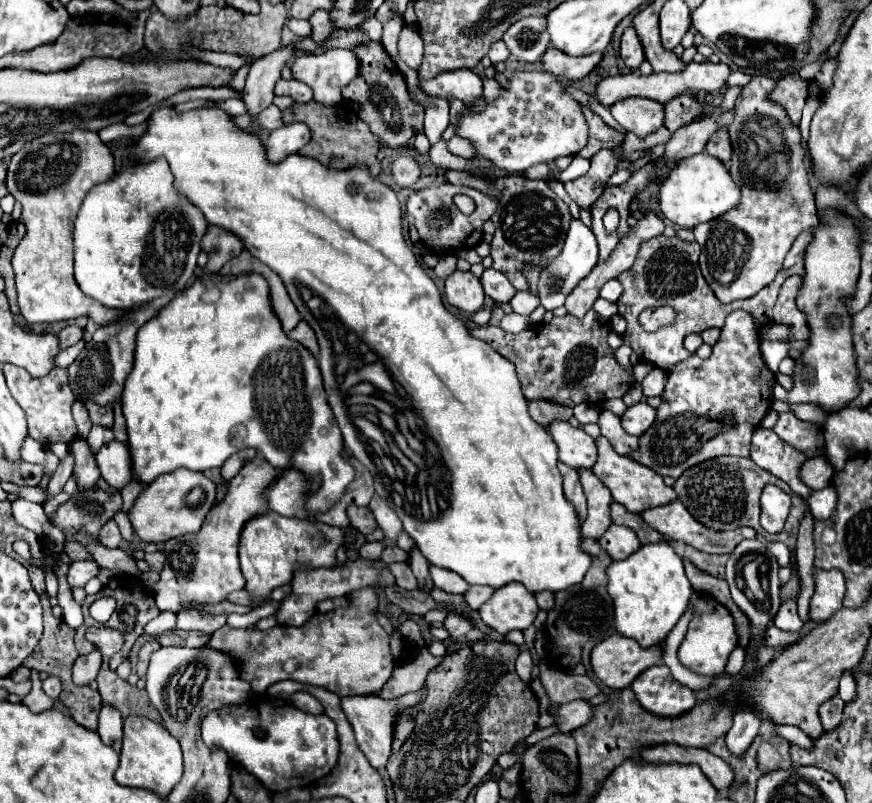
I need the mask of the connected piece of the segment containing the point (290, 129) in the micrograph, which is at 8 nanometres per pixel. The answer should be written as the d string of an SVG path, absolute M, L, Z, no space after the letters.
M306 123L282 125L280 129L274 129L266 141L268 159L278 163L288 155L298 153L308 143L308 139L312 139L312 131L308 131Z

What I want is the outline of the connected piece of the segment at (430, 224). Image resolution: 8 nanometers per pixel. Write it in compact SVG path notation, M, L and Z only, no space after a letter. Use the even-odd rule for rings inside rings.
M446 182L436 187L424 187L414 191L406 203L406 211L414 217L414 225L420 233L420 241L426 247L432 247L438 251L450 251L450 249L466 249L466 247L470 249L482 241L482 223L494 215L496 203L498 203L498 197L494 195L486 195L474 187L452 185ZM456 193L470 195L474 199L475 209L472 215L462 215L458 211L458 207L452 201Z

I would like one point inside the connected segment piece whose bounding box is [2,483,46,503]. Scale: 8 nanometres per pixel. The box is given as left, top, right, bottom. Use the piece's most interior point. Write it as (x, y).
(37, 494)

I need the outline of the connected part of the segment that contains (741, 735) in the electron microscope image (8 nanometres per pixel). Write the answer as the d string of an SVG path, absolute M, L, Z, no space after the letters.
M736 709L734 725L726 735L726 745L734 755L744 755L744 751L752 745L758 735L760 717L750 709Z

